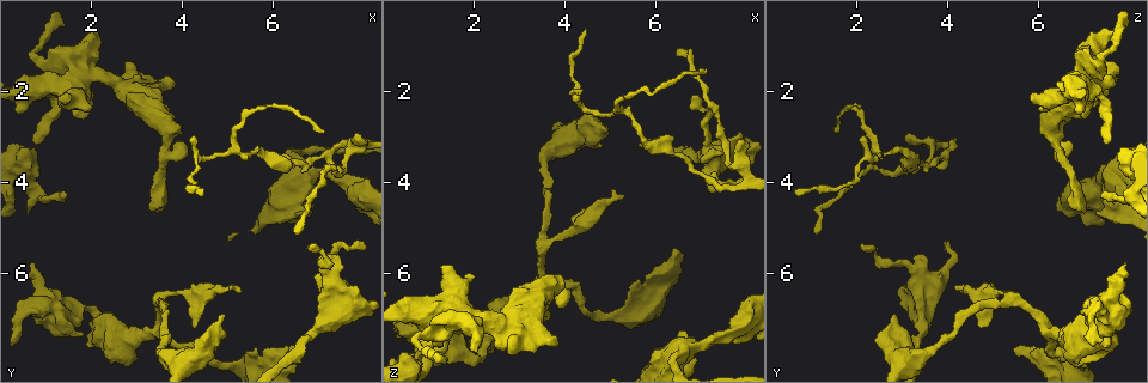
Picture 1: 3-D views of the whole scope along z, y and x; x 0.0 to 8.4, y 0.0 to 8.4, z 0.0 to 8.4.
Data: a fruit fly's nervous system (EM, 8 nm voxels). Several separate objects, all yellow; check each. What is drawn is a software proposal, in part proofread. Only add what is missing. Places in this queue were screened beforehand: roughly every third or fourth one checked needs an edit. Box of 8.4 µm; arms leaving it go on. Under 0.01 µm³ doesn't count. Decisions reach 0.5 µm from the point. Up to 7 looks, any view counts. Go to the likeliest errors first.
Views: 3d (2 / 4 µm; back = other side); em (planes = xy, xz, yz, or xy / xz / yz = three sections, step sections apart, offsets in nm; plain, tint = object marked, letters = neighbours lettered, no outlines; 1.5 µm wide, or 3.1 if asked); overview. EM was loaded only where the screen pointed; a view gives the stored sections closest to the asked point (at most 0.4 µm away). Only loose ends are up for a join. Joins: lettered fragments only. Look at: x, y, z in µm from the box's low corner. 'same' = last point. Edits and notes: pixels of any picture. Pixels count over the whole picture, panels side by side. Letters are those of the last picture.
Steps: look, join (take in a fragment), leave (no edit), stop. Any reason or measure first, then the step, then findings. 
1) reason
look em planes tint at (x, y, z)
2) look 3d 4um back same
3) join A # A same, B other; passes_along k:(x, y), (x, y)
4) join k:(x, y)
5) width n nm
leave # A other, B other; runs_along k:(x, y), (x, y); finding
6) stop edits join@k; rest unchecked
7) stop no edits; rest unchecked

an open end
look em planes plain at (4.30, 7.15, 4.75)

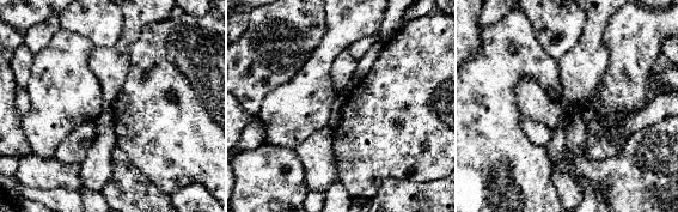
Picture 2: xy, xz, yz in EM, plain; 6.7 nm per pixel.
with the object marked
look em planes tint same

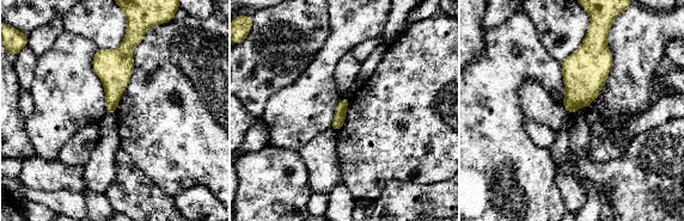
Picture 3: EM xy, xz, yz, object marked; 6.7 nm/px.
see the neighbours
look em planes letters same

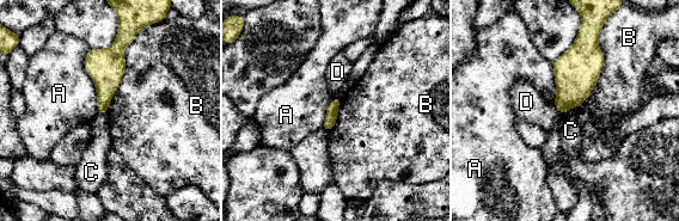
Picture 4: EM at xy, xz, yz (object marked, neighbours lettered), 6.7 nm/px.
leave # A other, B other, C other, D other; border 4:(600, 32), (598, 81), (562, 114); no lettered fragment goes on from it

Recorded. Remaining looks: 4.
look em xz step 8 letters at (6.85, 5.40, 2.05)

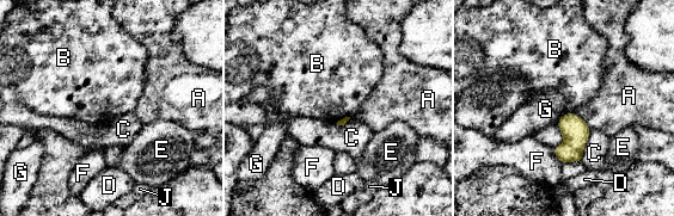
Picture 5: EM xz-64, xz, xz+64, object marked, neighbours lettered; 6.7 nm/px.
look em xy step 4 letters same

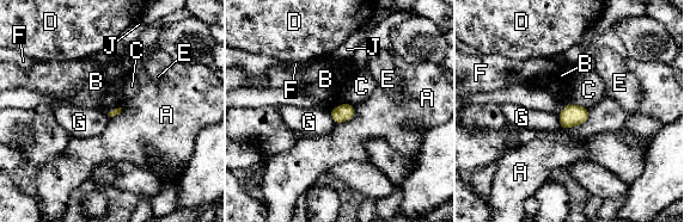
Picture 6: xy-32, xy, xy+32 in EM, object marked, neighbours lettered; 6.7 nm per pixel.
leave # A other, B other, C other, D other, E other, F other, G other, J other; border 6:(121, 106), (105, 112); none of them fits

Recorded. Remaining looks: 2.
thick end
look em planes plain at (3.85, 1.85, 7.50)

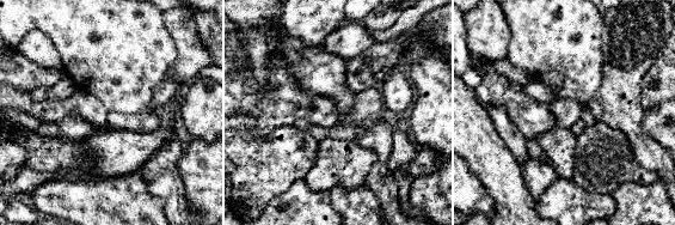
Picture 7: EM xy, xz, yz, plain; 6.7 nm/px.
see the neighbours
look em planes letters same

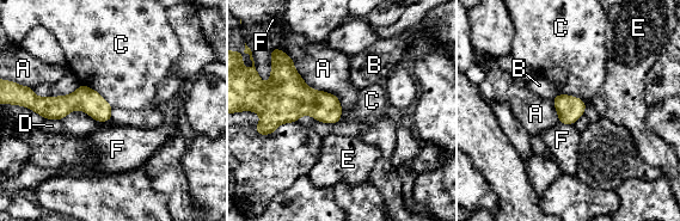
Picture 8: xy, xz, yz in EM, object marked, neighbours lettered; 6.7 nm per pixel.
leave # A other, B other, C other, D other, E other, F other; runs_along 8:(41, 104), (92, 103), (108, 116); none of them fits

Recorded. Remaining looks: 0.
stop no edits; rest unchecked

